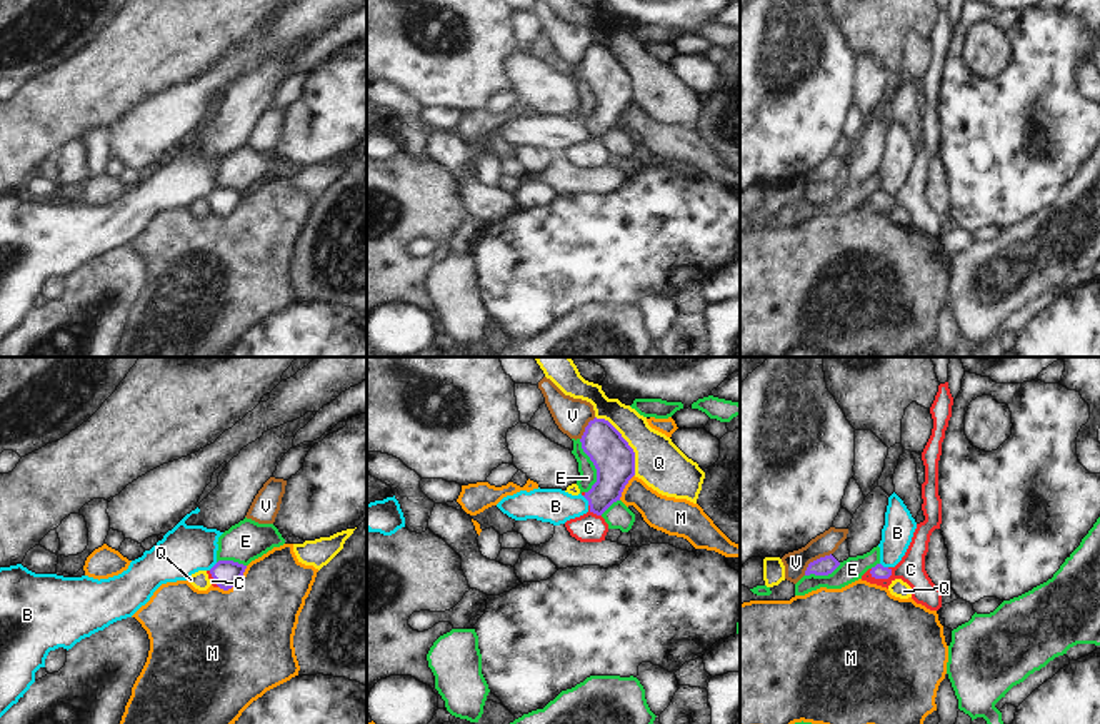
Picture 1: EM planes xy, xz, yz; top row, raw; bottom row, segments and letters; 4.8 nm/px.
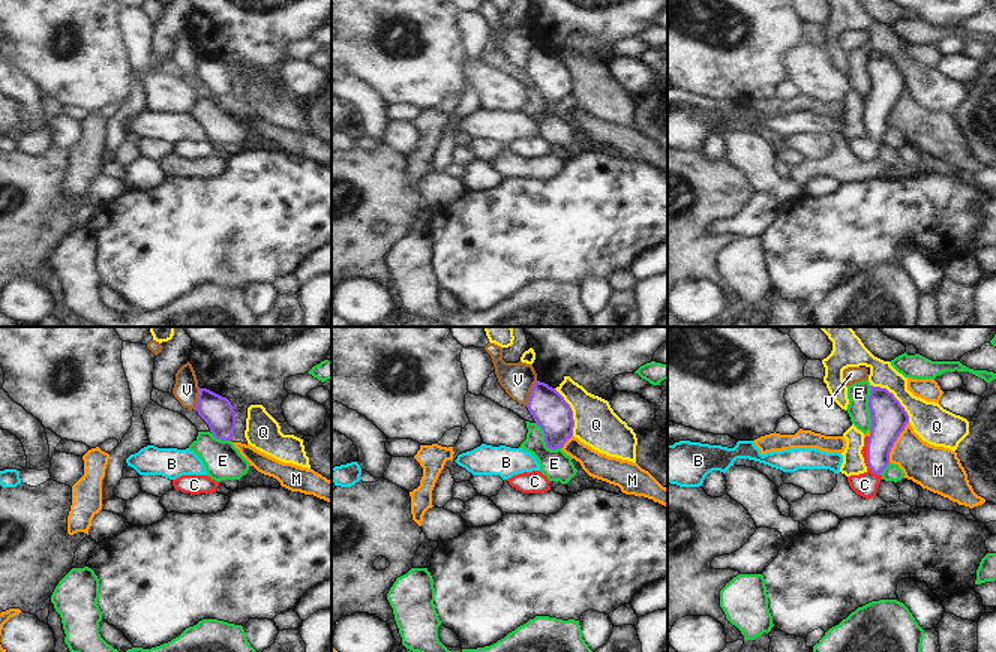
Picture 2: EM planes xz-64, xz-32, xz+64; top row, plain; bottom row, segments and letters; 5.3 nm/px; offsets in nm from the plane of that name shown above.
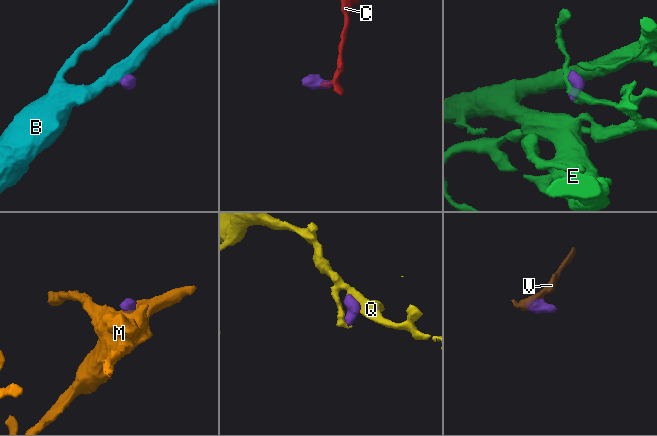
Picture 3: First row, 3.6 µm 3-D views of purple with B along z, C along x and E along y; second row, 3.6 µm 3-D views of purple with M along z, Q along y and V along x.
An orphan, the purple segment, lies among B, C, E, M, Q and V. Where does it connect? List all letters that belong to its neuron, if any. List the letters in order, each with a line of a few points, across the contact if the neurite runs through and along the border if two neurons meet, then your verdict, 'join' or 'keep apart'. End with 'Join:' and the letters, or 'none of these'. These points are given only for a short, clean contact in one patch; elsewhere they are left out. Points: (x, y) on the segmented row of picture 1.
B: xz (582, 496), (589, 504) | keep apart
C: yz (879, 571), (880, 578), (910, 569) | join
E: keep apart
M: keep apart
Q: xz (595, 416), (607, 421), (632, 449), (635, 474) | keep apart
V: yz (830, 553), (814, 559), (804, 574) | keep apart
Join: C

